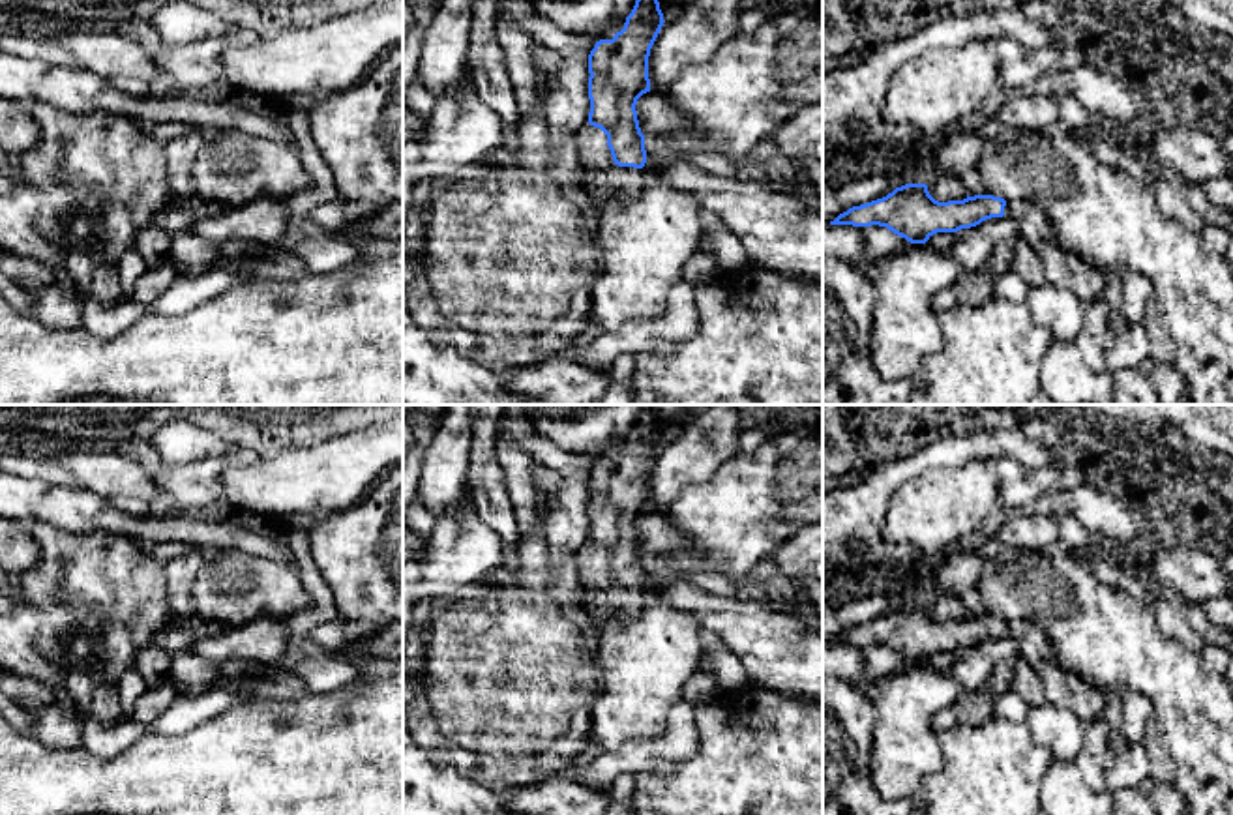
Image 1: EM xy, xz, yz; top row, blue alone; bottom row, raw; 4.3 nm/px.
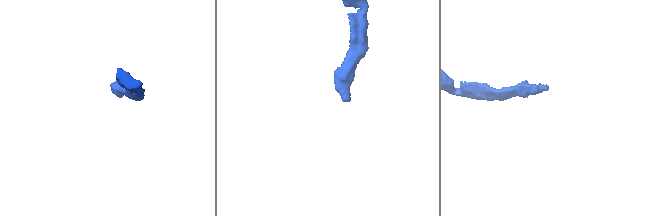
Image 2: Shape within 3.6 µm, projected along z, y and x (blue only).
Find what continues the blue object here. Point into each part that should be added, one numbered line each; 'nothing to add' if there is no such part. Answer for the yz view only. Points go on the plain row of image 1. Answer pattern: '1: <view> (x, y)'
1: yz (1063, 688)

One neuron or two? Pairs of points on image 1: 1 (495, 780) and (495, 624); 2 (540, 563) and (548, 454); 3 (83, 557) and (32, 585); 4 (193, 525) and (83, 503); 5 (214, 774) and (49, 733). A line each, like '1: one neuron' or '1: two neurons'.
1: one neuron
2: two neurons
3: one neuron
4: one neuron
5: two neurons

